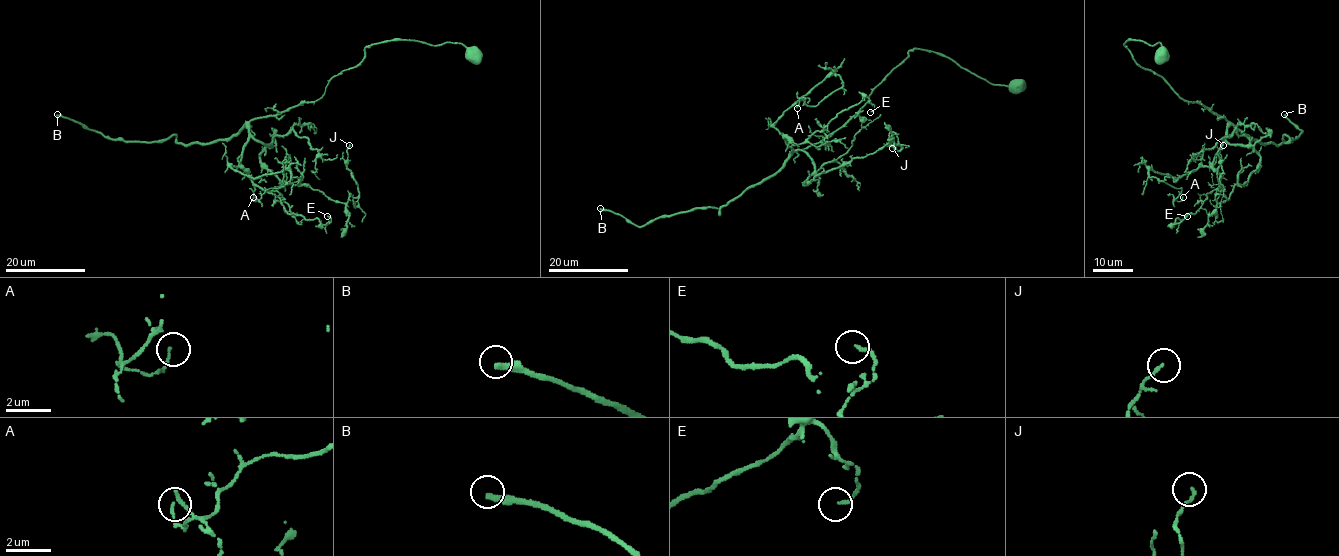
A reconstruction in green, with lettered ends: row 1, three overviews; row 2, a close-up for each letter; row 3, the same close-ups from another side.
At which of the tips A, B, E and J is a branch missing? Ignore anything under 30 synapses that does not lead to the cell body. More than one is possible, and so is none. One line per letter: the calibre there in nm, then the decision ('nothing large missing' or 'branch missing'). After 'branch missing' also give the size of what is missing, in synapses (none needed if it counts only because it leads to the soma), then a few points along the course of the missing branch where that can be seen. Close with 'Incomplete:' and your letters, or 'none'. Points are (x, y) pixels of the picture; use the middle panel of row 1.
A: calibre 100 nm; nothing large missing
B: calibre 320 nm; branch missing; 180 synapses
E: calibre 140 nm; nothing large missing
J: calibre 130 nm; nothing large missing
Incomplete: B

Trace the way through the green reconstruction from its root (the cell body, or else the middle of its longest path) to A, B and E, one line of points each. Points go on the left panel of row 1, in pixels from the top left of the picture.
A: (475, 54), (450, 42), (371, 44), (320, 98), (253, 118), (230, 167), (299, 179), (253, 197)
B: (475, 54), (450, 42), (368, 45), (320, 98), (209, 144), (182, 145), (174, 134), (112, 140), (57, 114)
E: (475, 54), (450, 42), (371, 44), (320, 98), (249, 122), (249, 179), (289, 214), (327, 216)

